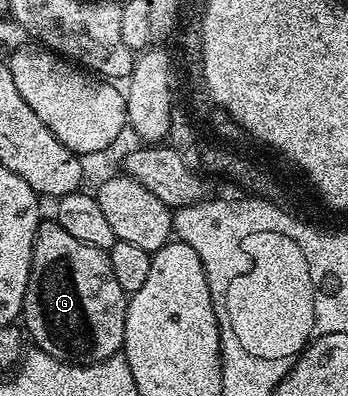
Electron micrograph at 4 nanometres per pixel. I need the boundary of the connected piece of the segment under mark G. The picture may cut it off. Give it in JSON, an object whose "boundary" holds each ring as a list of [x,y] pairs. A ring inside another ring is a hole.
{"boundary":[[[56,220],[41,221],[36,233],[22,311],[23,329],[31,341],[32,338],[36,341],[33,342],[35,349],[63,362],[73,362],[76,366],[89,366],[115,358],[124,348],[127,311],[128,298],[122,284],[118,284],[118,279],[114,277],[114,268],[110,268],[107,253],[72,236]]]}

